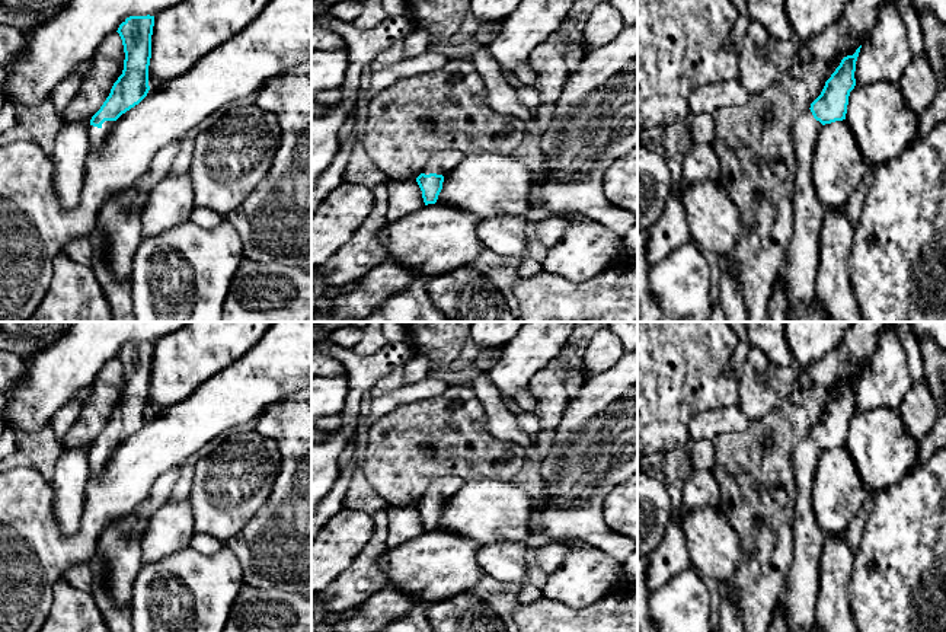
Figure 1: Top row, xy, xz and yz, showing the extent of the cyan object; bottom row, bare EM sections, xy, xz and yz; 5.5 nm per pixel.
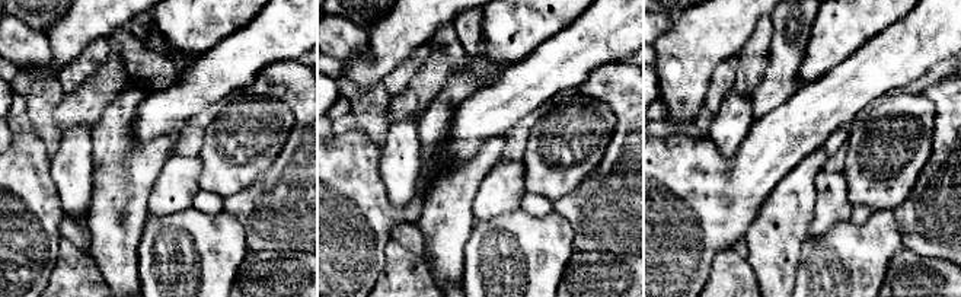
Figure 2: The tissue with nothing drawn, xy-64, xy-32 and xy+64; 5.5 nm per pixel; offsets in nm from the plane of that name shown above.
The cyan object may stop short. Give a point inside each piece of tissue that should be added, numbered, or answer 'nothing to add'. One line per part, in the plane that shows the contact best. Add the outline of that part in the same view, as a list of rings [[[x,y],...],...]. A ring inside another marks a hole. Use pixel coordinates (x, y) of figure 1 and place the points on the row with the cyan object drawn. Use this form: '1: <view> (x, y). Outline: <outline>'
1: xy (96, 136). Outline: [[[89,121],[89,147],[90,150],[99,149],[105,143],[114,124],[115,121],[105,121],[102,127],[98,128],[98,127],[93,127]]]

